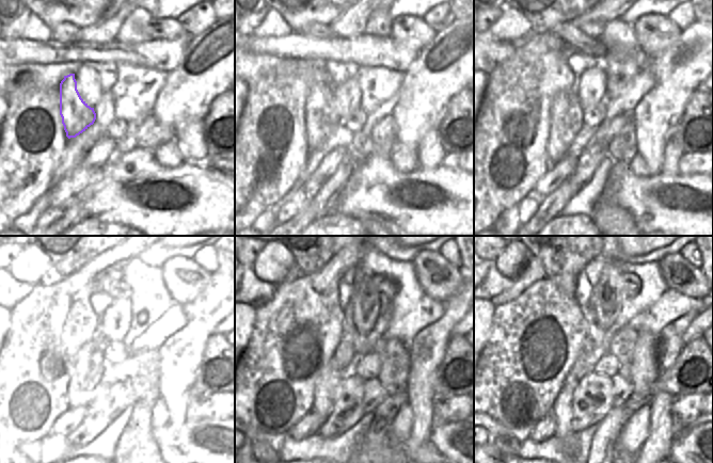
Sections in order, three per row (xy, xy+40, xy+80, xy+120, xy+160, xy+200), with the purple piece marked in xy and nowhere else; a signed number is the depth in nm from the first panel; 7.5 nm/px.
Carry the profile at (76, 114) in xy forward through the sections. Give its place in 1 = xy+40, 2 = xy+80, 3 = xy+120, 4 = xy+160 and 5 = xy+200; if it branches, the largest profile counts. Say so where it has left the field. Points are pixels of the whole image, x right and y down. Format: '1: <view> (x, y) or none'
1: xy+40 (321, 120)
2: xy+80 (566, 112)
3: xy+120 (86, 384)
4: xy+160 (331, 377)
5: xy+200 (561, 409)

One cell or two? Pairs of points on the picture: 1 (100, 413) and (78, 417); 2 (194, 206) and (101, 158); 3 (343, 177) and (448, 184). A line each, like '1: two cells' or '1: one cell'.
1: two cells
2: two cells
3: two cells

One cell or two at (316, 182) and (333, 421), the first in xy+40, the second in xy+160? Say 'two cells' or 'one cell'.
two cells

